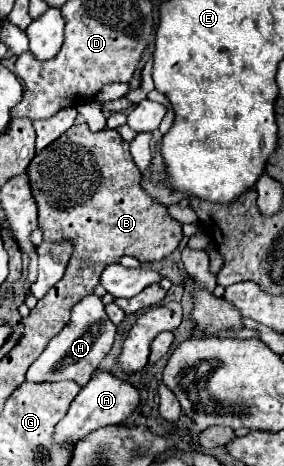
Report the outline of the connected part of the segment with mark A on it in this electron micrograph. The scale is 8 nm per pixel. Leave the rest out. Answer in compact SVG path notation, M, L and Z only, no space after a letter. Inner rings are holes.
M96 372L90 378L90 382L86 386L82 386L82 390L78 392L78 396L70 404L64 420L60 420L60 424L56 424L54 440L56 440L56 444L72 444L74 446L76 442L84 440L94 430L118 424L124 418L128 418L136 410L138 402L140 402L138 390L132 384L128 384L126 380L114 378L108 372Z

